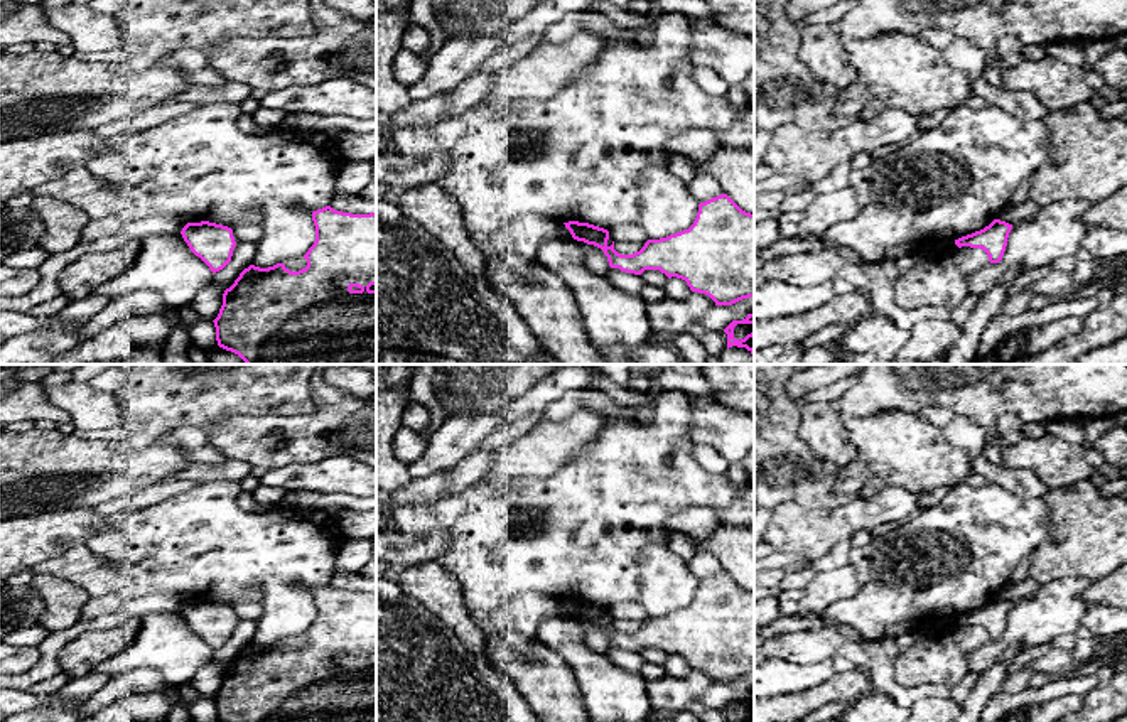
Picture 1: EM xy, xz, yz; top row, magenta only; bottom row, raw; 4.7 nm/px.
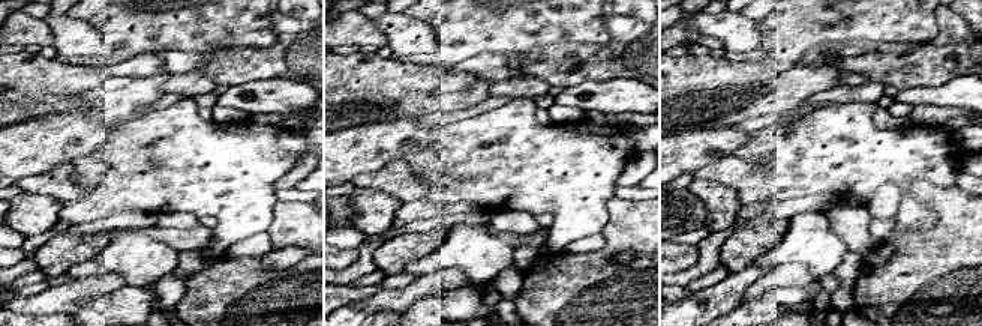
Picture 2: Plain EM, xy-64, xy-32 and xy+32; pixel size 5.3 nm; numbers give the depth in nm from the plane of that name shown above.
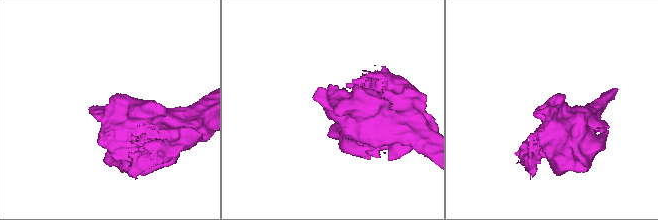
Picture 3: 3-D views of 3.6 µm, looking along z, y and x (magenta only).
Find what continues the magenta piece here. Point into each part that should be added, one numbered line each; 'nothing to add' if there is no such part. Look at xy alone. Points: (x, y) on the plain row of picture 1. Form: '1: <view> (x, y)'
nothing to add

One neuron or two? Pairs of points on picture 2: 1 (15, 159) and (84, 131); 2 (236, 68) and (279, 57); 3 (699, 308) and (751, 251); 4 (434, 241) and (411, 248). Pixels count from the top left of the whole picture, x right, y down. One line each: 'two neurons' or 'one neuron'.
1: one neuron
2: one neuron
3: two neurons
4: one neuron

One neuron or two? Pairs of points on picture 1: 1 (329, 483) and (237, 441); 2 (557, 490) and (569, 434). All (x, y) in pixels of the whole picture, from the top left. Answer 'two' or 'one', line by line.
1: two
2: two

